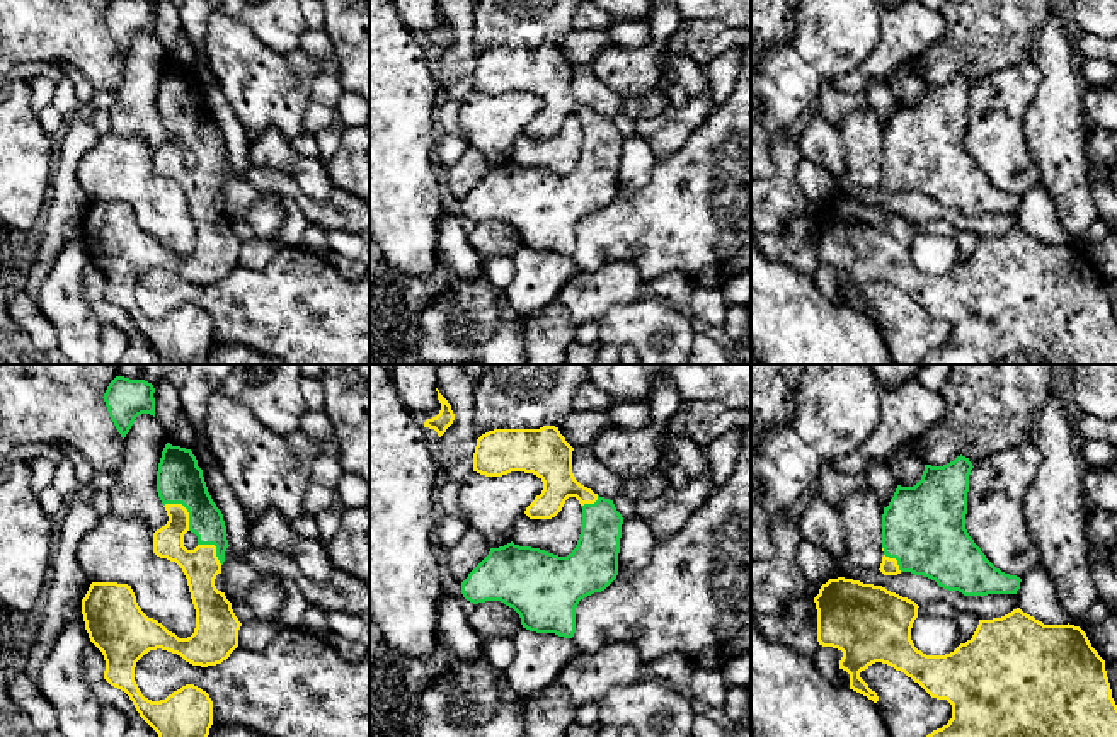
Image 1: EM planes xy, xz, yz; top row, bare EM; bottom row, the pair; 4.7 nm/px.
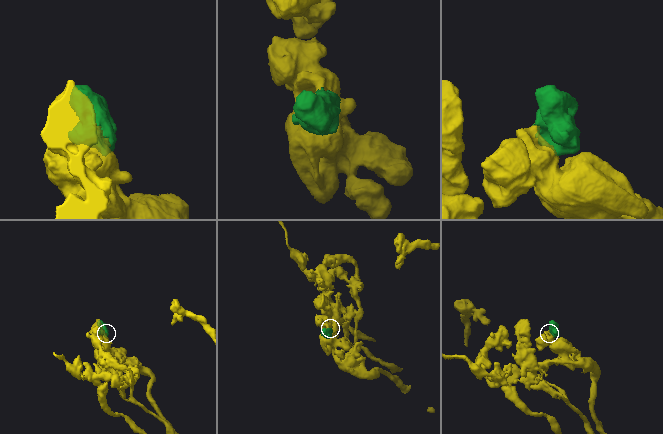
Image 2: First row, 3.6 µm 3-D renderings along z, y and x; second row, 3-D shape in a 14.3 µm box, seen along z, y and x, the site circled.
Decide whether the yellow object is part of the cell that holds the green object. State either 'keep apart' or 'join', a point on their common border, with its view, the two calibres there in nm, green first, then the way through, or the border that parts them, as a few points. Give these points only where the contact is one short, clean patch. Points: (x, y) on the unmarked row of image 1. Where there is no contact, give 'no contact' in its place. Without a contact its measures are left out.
join; contact xy (186, 126); calibres 220 and 140 nm

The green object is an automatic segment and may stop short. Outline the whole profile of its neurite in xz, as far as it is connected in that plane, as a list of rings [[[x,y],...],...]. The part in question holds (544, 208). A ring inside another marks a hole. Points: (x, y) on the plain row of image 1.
[[[555,44],[494,48],[477,58],[473,90],[485,95],[524,90],[543,100],[541,112],[524,129],[530,138],[552,138],[569,116],[576,116],[582,145],[567,175],[511,160],[490,167],[461,201],[467,220],[501,220],[519,233],[523,247],[564,257],[576,252],[579,220],[616,197],[623,143],[613,119],[576,99],[572,70]]]

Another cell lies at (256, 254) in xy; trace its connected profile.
[[[252,240],[249,243],[242,243],[238,249],[238,264],[259,271],[266,267],[272,257],[278,254],[279,243],[276,240]]]

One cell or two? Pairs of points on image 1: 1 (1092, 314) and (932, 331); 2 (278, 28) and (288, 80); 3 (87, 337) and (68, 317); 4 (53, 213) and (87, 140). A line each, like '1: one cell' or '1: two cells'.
1: one cell
2: two cells
3: one cell
4: one cell

